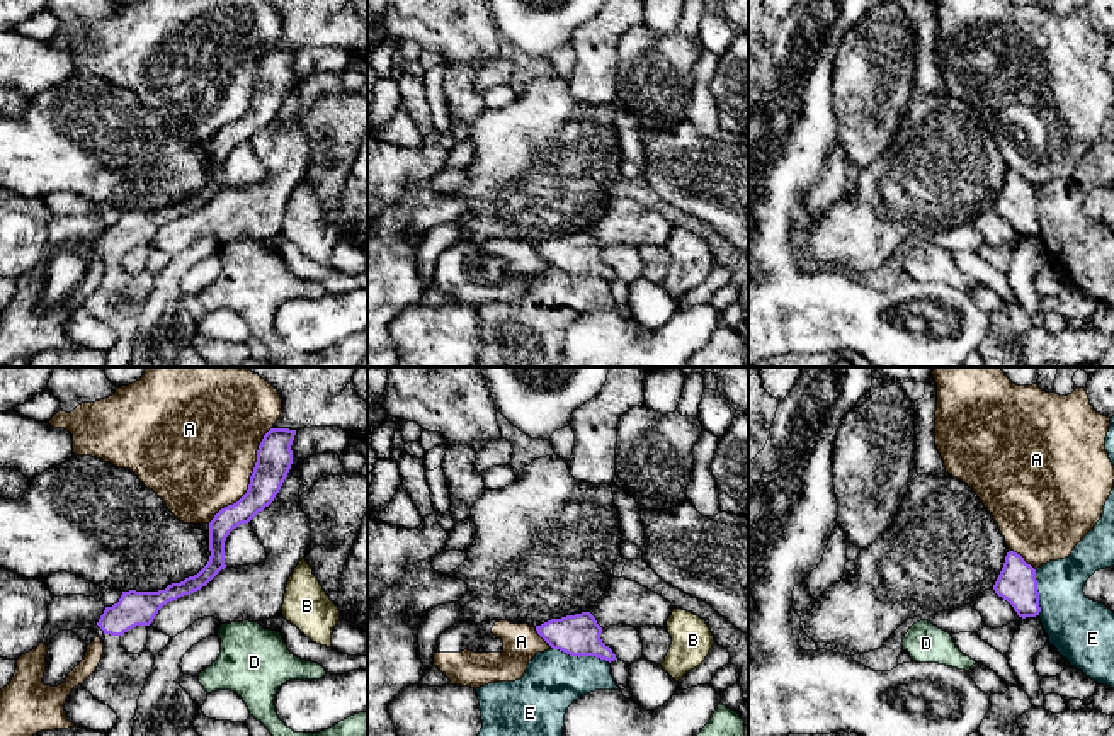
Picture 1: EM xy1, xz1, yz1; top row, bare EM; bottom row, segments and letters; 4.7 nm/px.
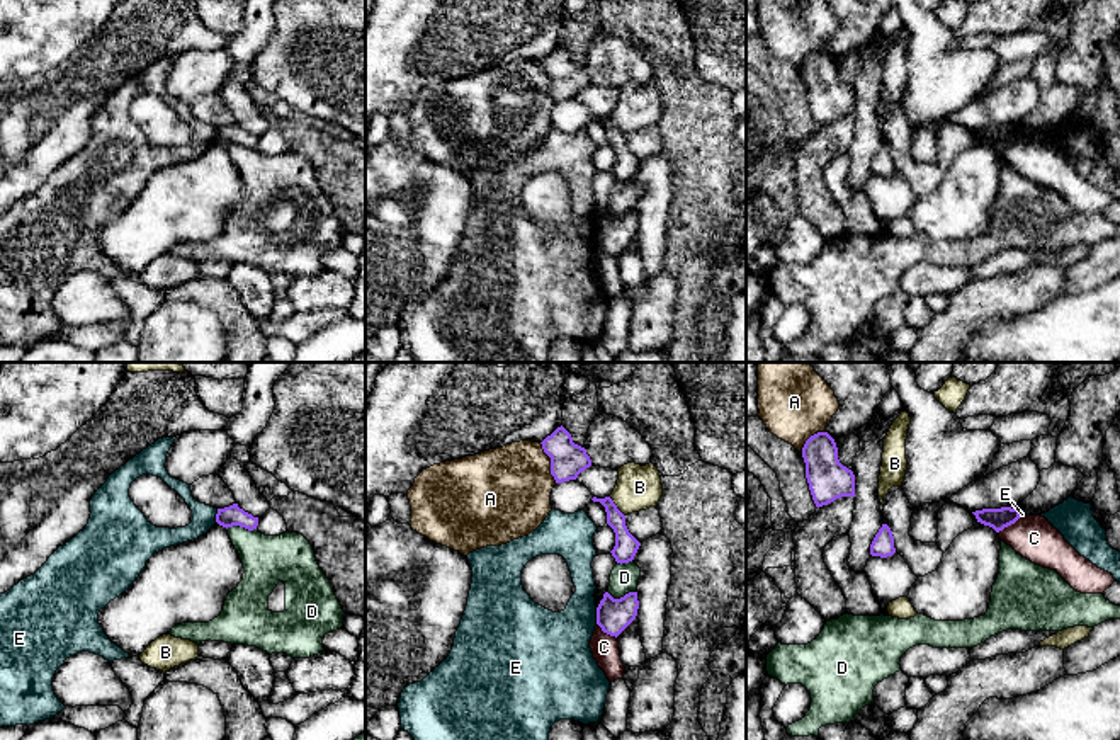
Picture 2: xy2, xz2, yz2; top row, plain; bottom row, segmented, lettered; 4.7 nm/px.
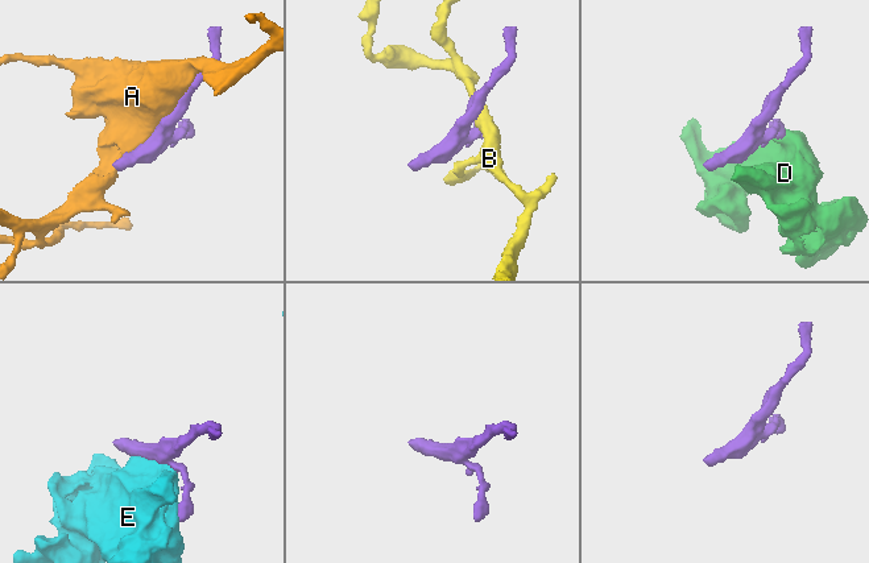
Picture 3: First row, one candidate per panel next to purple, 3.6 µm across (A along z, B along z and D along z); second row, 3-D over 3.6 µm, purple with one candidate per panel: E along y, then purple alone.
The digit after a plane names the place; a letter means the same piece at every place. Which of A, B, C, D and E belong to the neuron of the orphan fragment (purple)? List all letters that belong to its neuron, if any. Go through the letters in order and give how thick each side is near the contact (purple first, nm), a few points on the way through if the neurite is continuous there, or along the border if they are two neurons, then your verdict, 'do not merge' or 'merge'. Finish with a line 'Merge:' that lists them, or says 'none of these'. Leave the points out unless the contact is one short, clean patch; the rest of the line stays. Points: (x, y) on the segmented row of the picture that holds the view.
A: calibres 170 and 500 nm; do not merge
B: calibres 110 and 200 nm; border xz2 (609, 497), (624, 516); do not merge
C: calibres 100 and 200 nm; border yz2 (1020, 518), (998, 533); do not merge
D: calibres 100 and 240 nm; border xy2 (255, 528), (230, 526), (226, 529); do not merge
E: calibres 200 and 280 nm; do not merge
Merge: none of these

